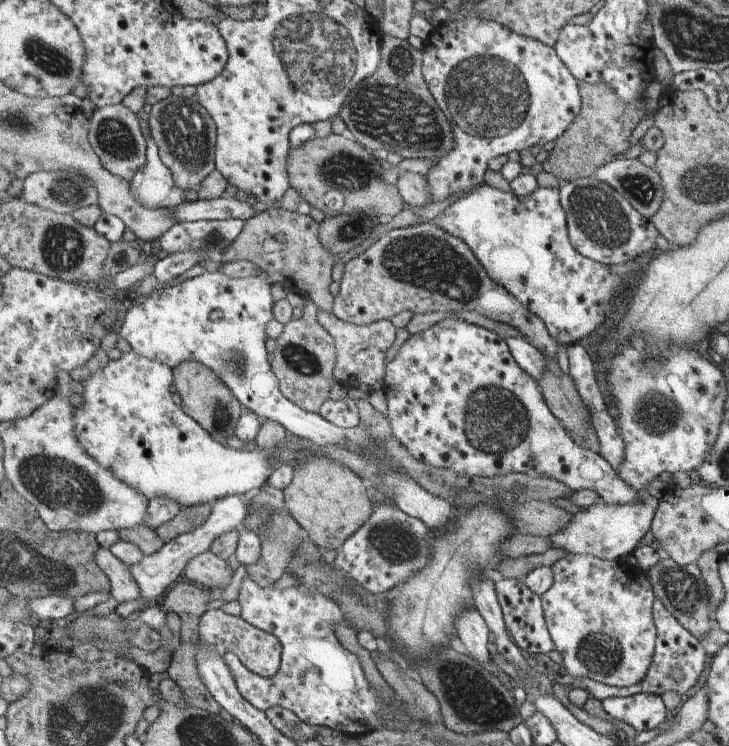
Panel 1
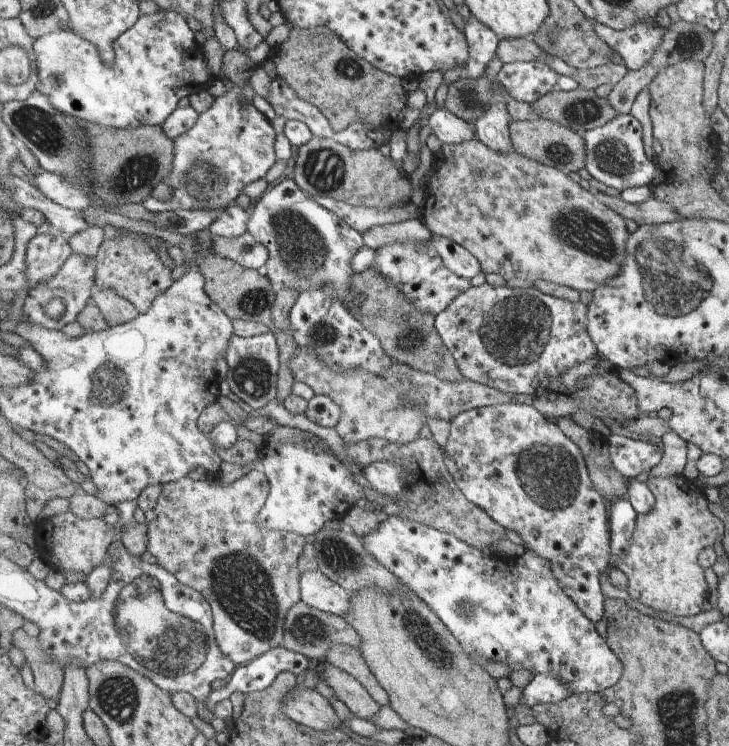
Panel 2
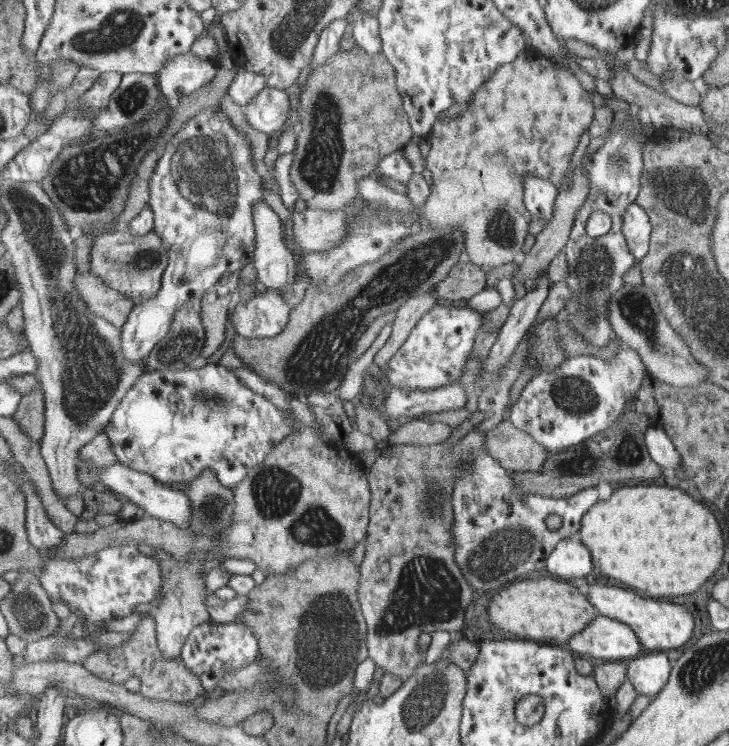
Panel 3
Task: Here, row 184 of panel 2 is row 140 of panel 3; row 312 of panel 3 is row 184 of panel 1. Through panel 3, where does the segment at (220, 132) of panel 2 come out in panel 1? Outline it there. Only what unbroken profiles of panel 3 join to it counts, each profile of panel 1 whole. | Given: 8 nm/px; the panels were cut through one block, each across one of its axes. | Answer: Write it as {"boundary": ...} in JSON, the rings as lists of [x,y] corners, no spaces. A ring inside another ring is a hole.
{"boundary":[[[147,136],[148,163],[139,169],[130,180],[131,190],[138,201],[148,209],[169,208],[183,204],[185,201],[196,201],[198,188],[186,191],[175,182],[170,167],[163,162],[160,146],[151,136]]]}

